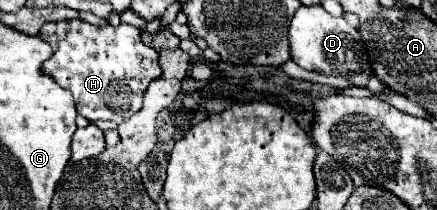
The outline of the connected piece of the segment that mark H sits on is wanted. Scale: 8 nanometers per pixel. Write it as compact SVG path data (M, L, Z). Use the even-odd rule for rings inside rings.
M83 19L57 21L57 23L45 23L39 31L39 37L45 39L53 49L53 57L45 61L43 71L49 73L63 89L71 91L77 105L77 113L91 123L93 121L121 123L133 117L143 105L143 95L147 91L147 85L161 75L161 67L157 63L157 51L141 41L141 31L137 27L127 23L121 23L119 27L111 27L111 25L97 27Z

